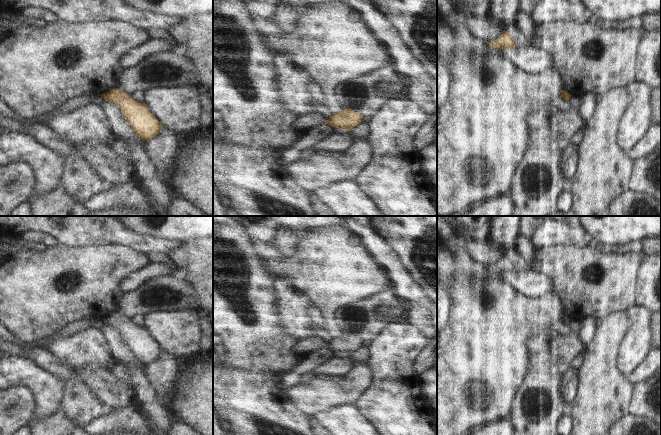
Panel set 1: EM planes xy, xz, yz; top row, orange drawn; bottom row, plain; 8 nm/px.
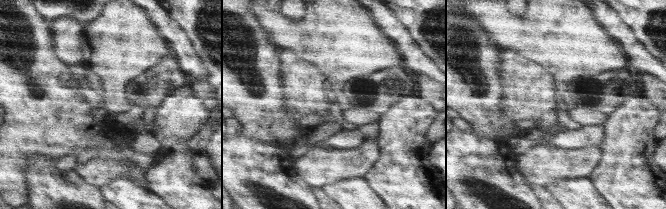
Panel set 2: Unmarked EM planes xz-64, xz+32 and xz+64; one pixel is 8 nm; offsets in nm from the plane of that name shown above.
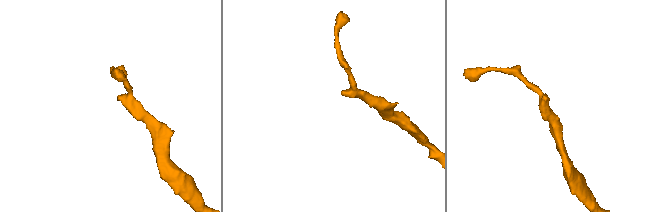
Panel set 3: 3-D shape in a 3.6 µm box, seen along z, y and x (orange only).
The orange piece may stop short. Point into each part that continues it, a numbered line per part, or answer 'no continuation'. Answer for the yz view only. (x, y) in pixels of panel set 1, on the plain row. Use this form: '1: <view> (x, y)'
no continuation

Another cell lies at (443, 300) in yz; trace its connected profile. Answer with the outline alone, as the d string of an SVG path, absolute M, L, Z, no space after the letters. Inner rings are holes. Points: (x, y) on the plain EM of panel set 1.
M437 284L437 332L447 324L450 313L450 297L446 287Z

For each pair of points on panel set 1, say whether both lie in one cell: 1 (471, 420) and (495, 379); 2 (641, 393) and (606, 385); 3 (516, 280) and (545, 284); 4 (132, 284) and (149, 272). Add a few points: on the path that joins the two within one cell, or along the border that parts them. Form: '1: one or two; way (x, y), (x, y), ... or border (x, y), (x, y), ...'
1: one; way (483, 416), (495, 404), (495, 391)
2: two; border (635, 385), (627, 412)
3: one; way (523, 282), (538, 284)
4: one; way (136, 280), (145, 273)

